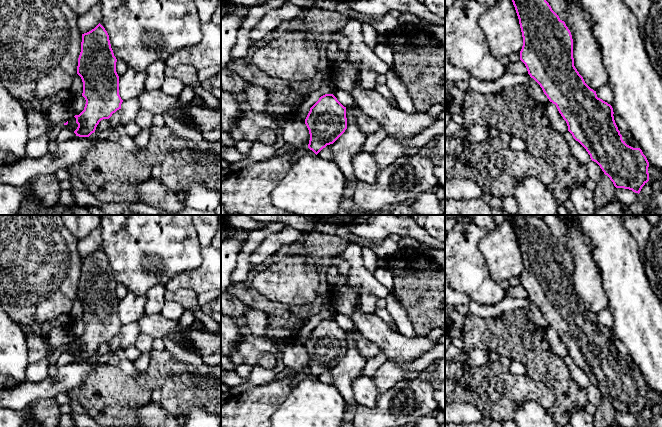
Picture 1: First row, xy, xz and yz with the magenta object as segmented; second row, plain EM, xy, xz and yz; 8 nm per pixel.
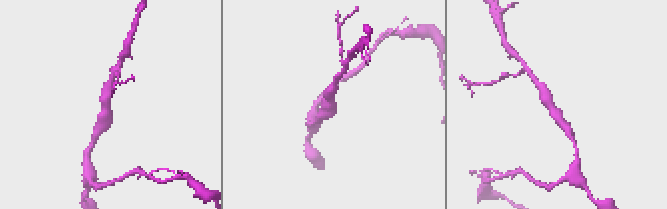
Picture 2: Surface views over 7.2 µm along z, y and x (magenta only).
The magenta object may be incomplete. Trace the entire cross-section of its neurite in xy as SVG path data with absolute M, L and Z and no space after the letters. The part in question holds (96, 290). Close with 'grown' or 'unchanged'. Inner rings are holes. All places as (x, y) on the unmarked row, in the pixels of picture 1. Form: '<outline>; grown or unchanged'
M99 247L91 255L82 258L81 276L78 282L77 298L81 301L83 306L83 317L82 320L86 324L84 334L79 338L75 339L76 347L78 348L77 353L74 355L76 360L89 361L95 356L97 349L103 343L109 343L113 337L121 333L123 324L119 319L119 300L116 296L117 283L114 280L111 272L109 259L105 252Z; unchanged

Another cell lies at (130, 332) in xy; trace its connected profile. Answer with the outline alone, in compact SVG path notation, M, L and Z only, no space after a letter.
M138 323L123 325L121 328L121 349L134 345L141 333L142 332Z

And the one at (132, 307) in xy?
M128 292L119 301L119 319L123 325L136 323L145 312L146 296Z

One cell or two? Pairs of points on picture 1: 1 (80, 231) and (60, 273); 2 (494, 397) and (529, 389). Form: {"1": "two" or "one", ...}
{"1": "two", "2": "one"}

